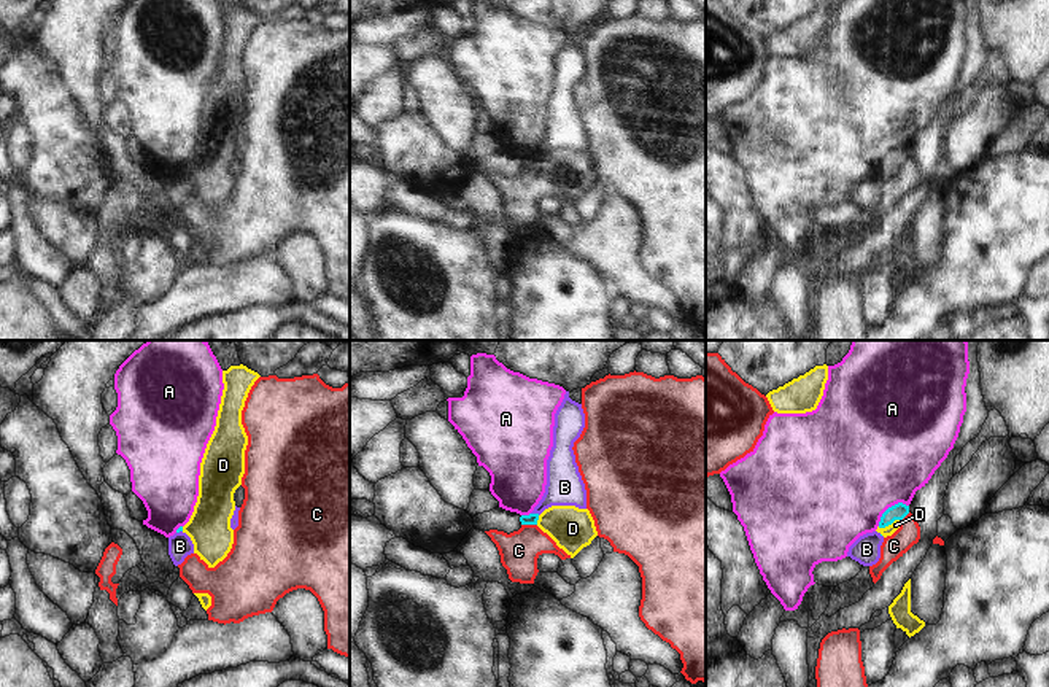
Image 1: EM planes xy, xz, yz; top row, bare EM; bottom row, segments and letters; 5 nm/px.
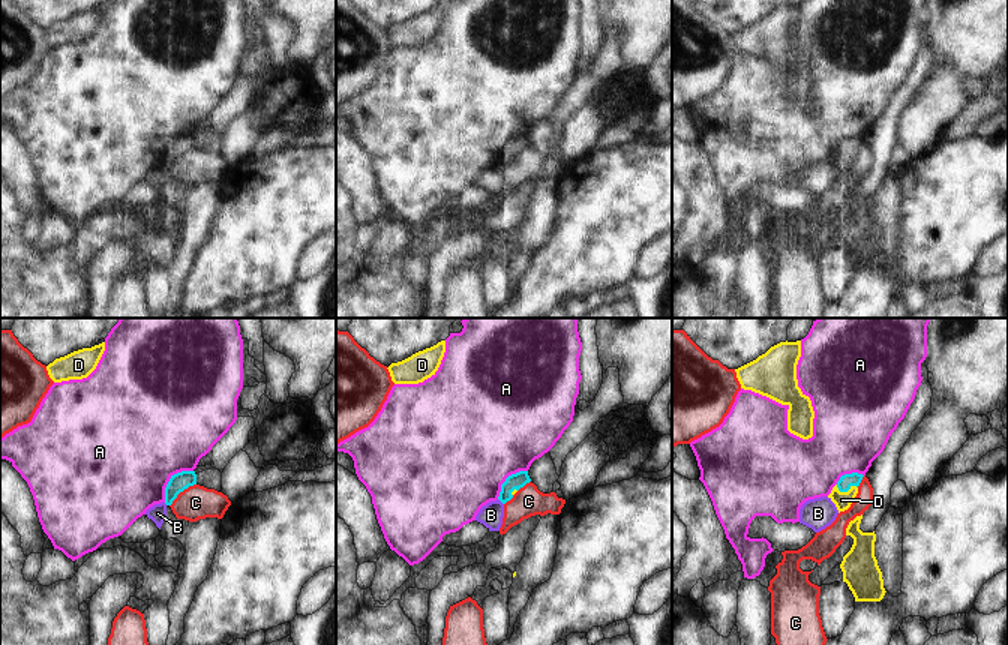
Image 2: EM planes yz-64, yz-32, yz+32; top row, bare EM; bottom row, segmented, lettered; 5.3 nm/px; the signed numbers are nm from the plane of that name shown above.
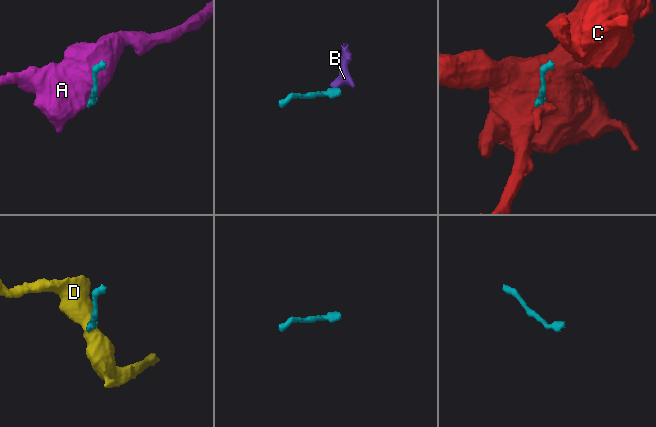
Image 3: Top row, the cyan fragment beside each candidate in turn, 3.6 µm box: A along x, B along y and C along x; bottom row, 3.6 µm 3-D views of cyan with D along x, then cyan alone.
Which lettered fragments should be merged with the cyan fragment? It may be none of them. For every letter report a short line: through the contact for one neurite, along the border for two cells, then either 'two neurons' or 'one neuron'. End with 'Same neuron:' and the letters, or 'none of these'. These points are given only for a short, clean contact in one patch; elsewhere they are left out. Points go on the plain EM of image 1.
A: line yz (908, 148), (892, 148), (882, 158), (878, 169); two neurons
B: line xz (531, 156), (539, 158); two neurons
C: line xz (522, 167), (536, 169); two neurons
D: line yz (898, 155), (889, 167), (889, 174); one neuron
Same neuron: D

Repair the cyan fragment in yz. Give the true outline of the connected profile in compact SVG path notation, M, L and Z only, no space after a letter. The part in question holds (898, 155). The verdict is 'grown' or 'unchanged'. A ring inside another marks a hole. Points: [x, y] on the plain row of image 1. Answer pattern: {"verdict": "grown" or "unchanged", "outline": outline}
{"verdict": "grown", "outline": "M898 146L892 151L888 151L879 165L877 177L881 177L884 181L892 180L898 172L903 162L909 157L909 149Z"}

